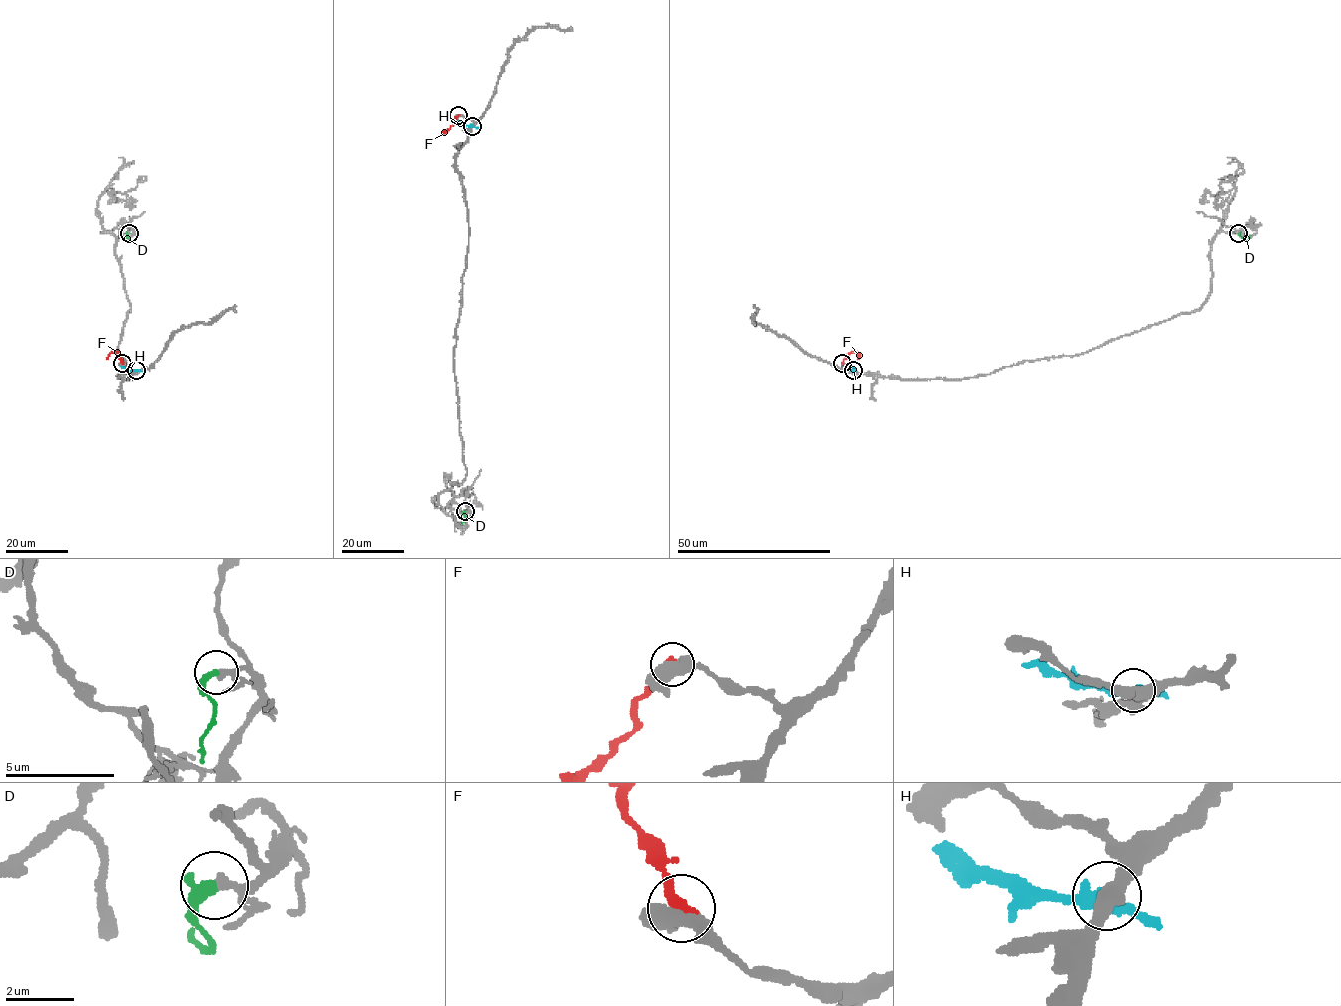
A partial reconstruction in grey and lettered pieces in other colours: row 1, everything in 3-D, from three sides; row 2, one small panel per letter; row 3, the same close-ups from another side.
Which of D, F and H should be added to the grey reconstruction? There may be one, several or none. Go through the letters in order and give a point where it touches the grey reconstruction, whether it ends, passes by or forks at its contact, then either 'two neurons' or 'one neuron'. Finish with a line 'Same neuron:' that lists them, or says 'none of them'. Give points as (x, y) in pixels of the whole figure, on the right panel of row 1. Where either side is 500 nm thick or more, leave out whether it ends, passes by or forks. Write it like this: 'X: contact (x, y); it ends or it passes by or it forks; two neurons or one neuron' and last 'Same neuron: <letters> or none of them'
D: contact (1238, 233); it ends; one neuron
F: contact (842, 363); it ends; two neurons
H: contact (853, 370); it passes by; two neurons
Same neuron: D

